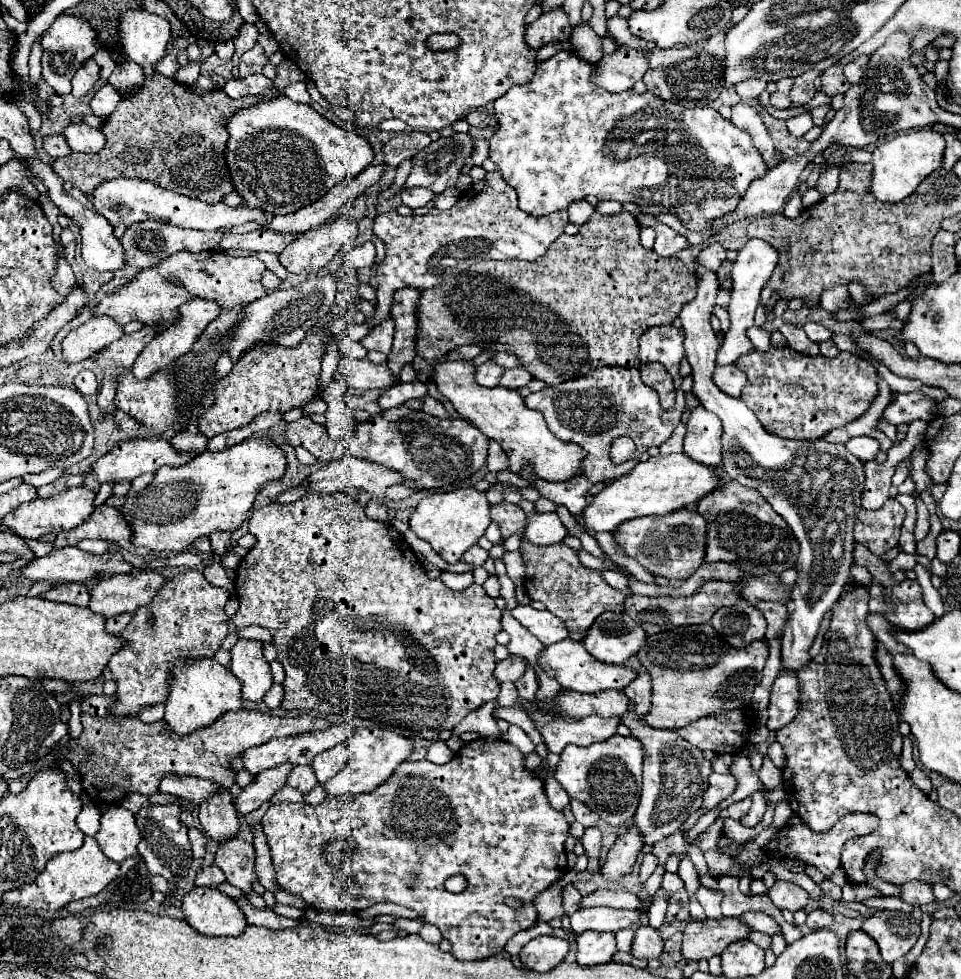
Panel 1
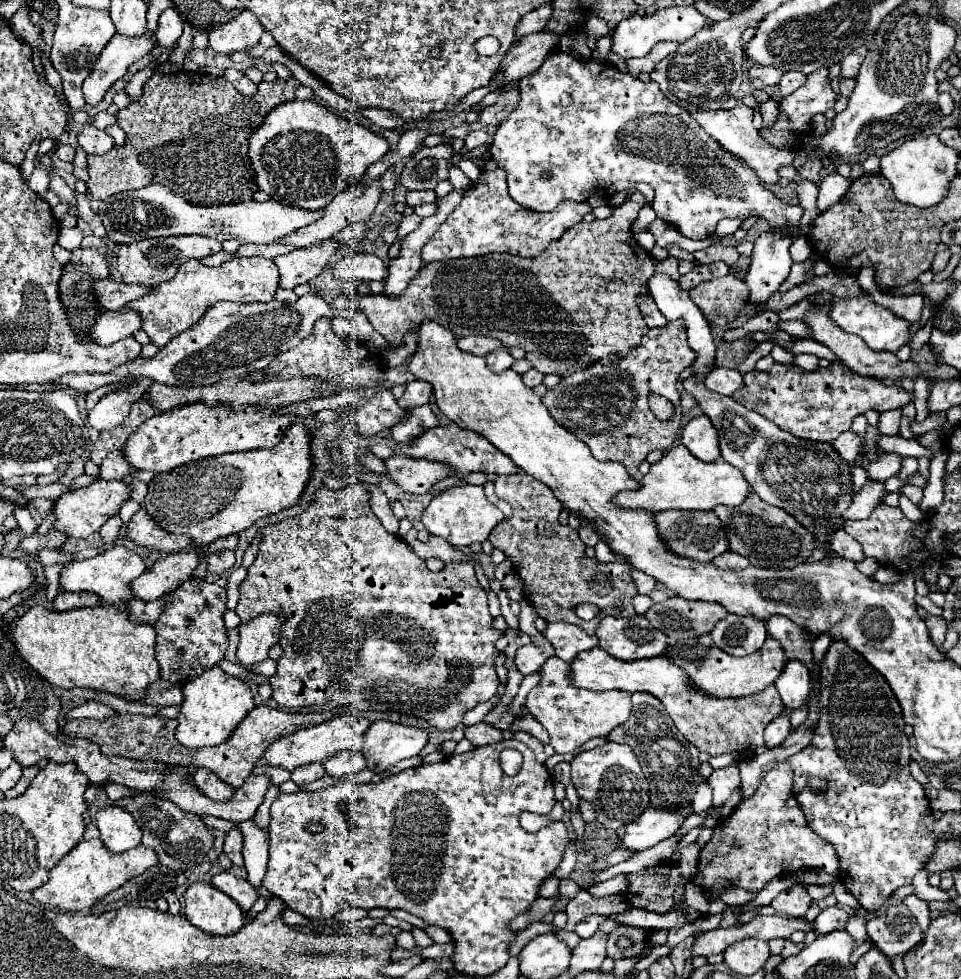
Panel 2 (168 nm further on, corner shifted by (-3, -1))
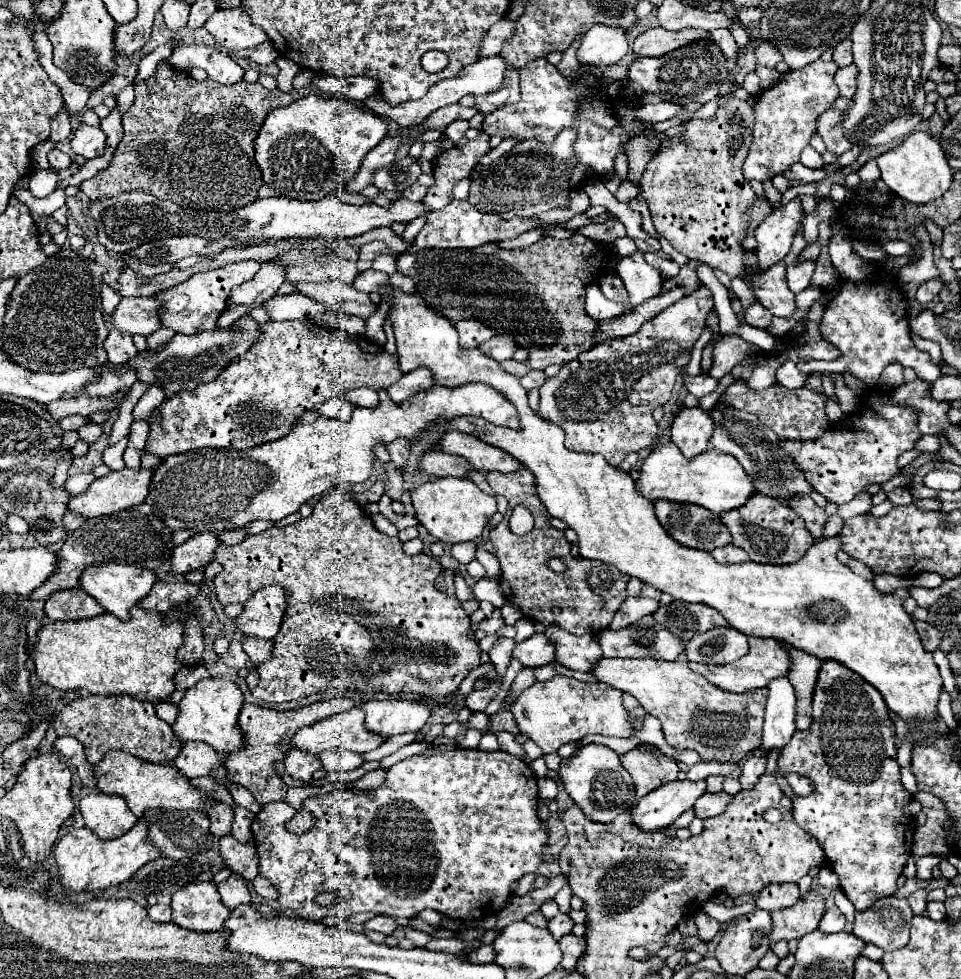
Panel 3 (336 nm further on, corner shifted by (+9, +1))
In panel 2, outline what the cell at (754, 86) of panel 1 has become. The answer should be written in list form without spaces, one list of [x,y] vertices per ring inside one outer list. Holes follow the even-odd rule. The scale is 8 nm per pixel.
[[[752,67],[750,69],[750,87],[766,89],[768,85],[776,85],[782,77],[782,71],[776,67]]]

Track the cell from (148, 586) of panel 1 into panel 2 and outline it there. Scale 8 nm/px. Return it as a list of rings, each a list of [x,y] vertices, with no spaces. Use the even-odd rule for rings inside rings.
[[[170,553],[154,563],[154,567],[146,569],[138,579],[130,583],[132,599],[140,601],[156,601],[172,589],[180,587],[192,571],[196,569],[200,557],[198,553]]]

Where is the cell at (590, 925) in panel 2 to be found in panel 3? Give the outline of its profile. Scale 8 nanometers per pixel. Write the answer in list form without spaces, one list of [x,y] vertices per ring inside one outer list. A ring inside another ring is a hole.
[[[558,913],[556,917],[552,917],[552,919],[548,921],[548,931],[552,933],[554,939],[560,939],[562,935],[570,933],[572,925],[574,925],[574,923],[572,923],[572,919],[570,919],[566,913]]]

